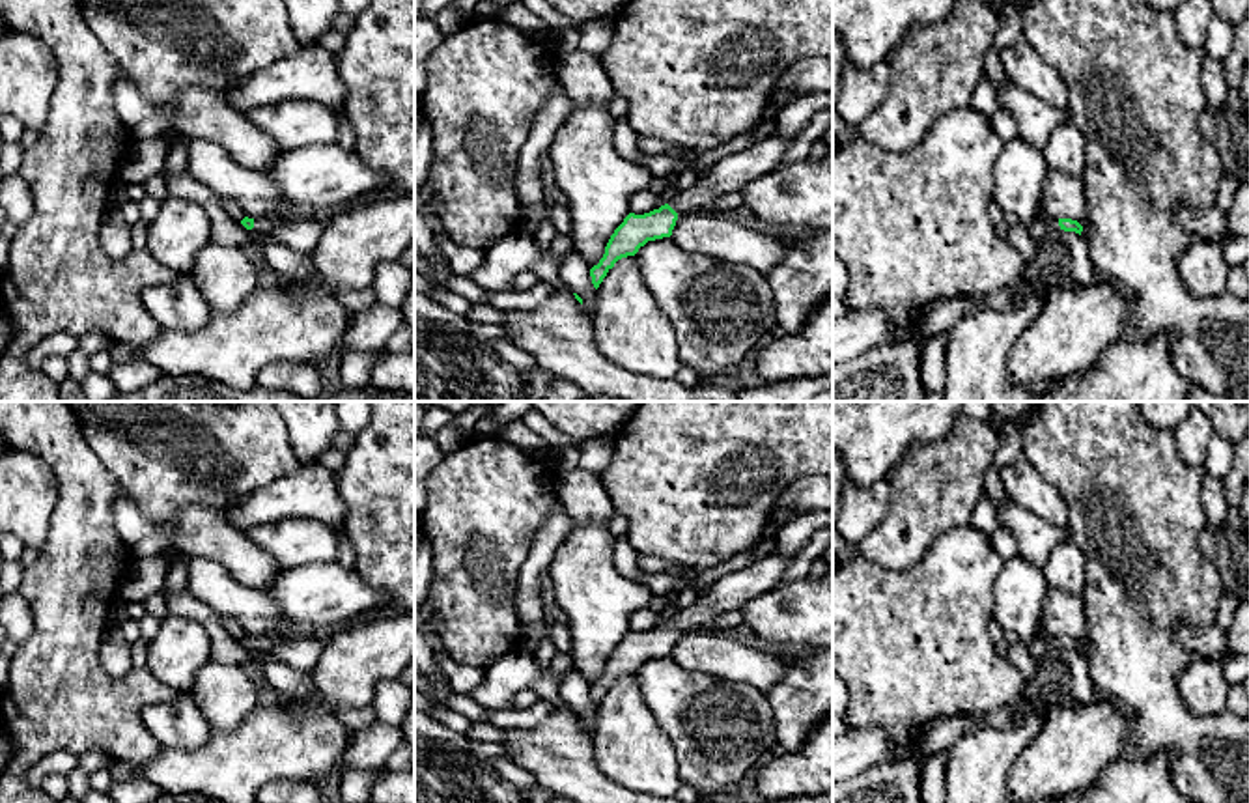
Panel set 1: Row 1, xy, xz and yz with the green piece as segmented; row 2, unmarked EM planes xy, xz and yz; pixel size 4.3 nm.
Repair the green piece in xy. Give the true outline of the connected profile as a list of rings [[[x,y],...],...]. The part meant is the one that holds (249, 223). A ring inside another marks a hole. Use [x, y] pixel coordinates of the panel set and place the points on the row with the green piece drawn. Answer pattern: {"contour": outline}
{"contour": [[[248,217],[241,220],[241,224],[246,230],[252,230],[258,235],[274,235],[274,232],[288,222],[289,222],[288,218],[248,218]]]}

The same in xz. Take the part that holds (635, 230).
{"contour": [[[773,133],[715,162],[708,177],[685,179],[683,189],[659,209],[629,213],[610,235],[599,263],[590,269],[594,288],[599,288],[618,260],[635,256],[648,241],[670,237],[681,213],[706,209],[721,194],[739,190],[775,170],[792,142],[793,138]]]}

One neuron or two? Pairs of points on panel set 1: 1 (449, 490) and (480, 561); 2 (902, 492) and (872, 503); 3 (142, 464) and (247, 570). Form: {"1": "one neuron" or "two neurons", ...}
{"1": "one neuron", "2": "two neurons", "3": "two neurons"}

